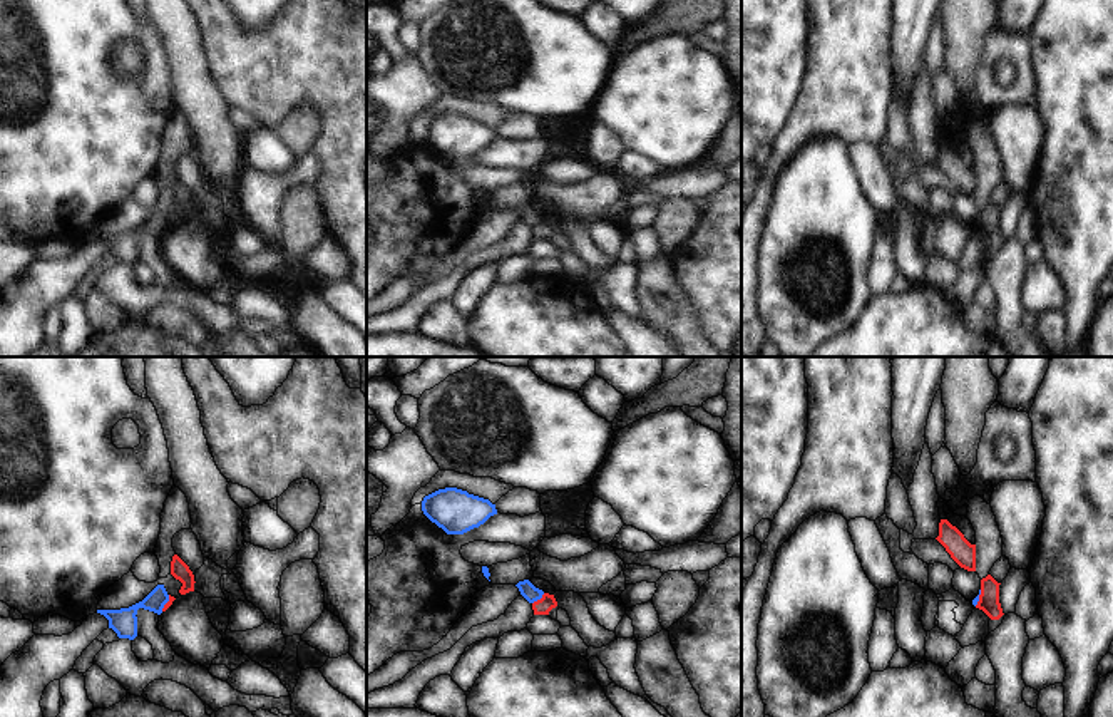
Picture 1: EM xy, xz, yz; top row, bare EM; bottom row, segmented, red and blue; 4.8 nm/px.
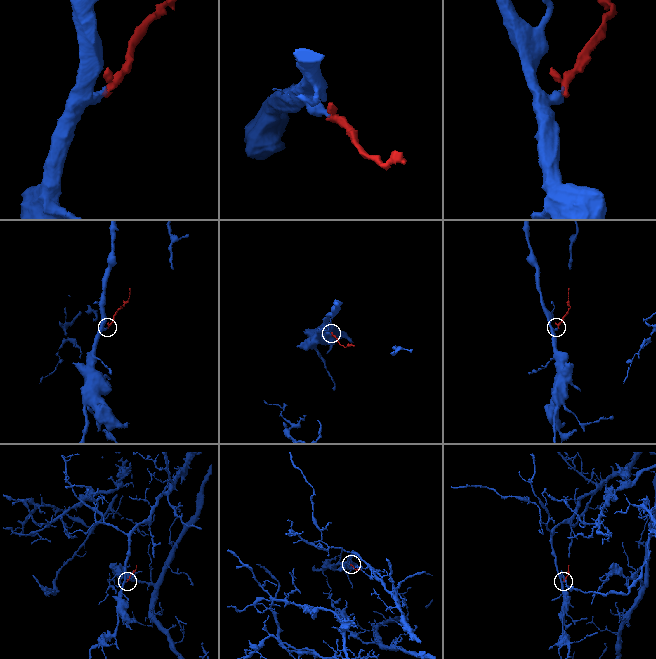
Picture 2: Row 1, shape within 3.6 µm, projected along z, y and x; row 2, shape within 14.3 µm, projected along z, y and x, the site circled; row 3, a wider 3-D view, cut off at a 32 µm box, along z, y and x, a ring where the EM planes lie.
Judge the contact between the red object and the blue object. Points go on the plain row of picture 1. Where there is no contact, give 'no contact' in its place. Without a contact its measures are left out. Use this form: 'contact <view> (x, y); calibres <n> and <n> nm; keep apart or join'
contact xz (538, 225); calibres 80 and 80 nm; keep apart

